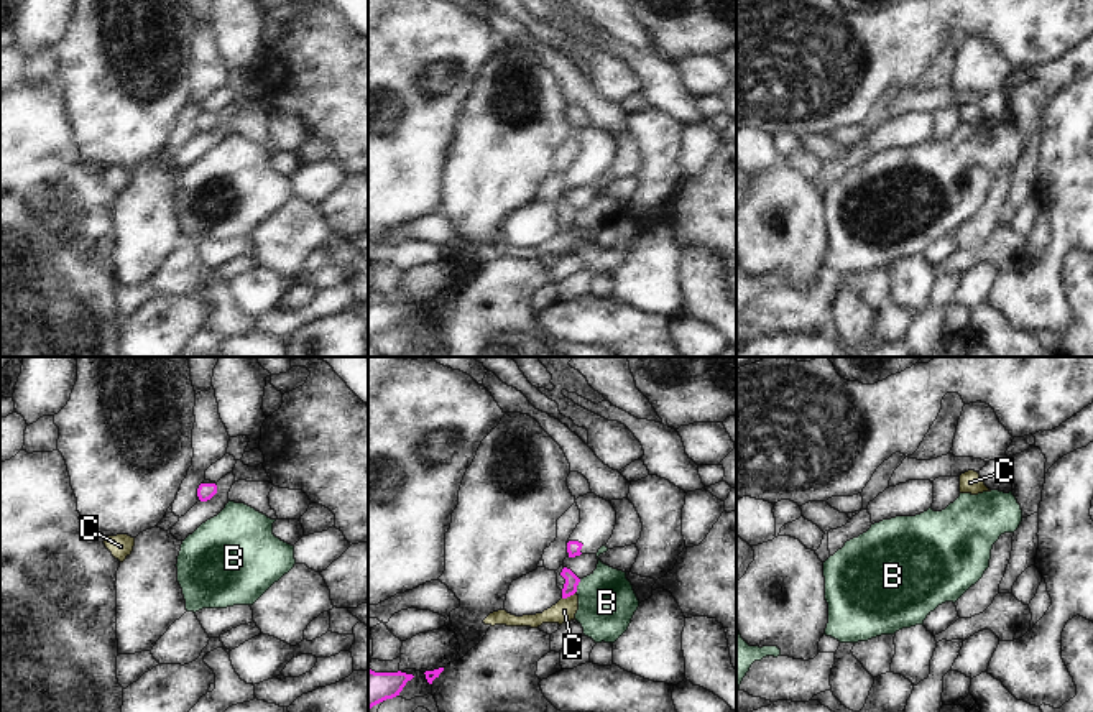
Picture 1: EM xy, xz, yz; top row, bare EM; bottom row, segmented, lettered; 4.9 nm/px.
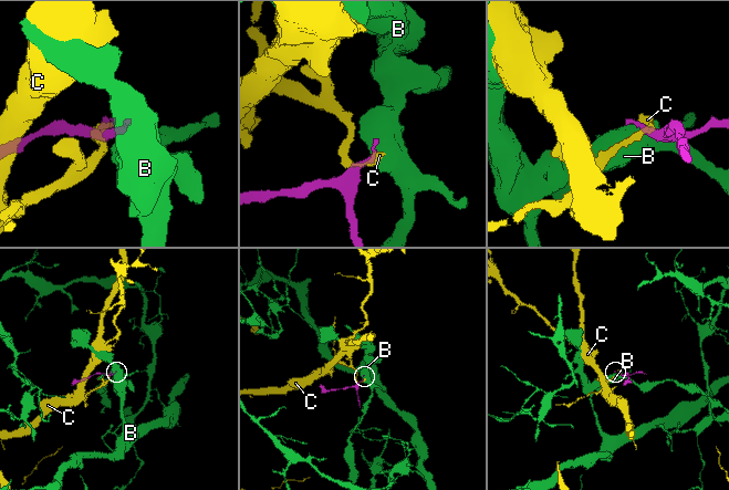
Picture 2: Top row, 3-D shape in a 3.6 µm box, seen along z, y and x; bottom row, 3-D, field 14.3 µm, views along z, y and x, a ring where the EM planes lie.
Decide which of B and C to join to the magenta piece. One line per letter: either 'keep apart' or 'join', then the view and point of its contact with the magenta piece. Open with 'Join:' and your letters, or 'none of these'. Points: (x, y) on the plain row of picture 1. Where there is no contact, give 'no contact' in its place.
Join: none of these
B: keep apart; contact xz (577, 216)
C: keep apart; contact xz (569, 227)

